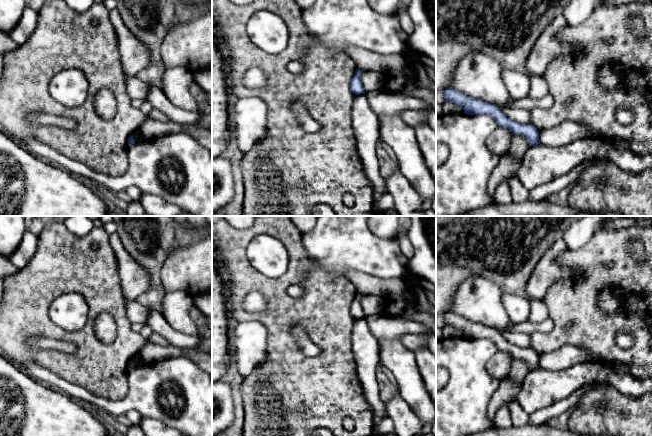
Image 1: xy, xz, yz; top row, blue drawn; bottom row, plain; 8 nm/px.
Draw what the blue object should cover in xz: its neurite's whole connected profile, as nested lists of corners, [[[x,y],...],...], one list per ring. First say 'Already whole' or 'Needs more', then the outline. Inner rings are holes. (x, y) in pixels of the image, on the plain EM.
Already whole. [[[356,293],[355,298],[350,306],[350,313],[355,319],[365,318],[362,306],[361,306],[361,298],[363,294]]]

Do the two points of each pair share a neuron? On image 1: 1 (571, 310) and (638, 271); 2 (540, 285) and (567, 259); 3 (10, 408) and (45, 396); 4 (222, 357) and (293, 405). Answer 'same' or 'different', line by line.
1: same
2: different
3: same
4: different

